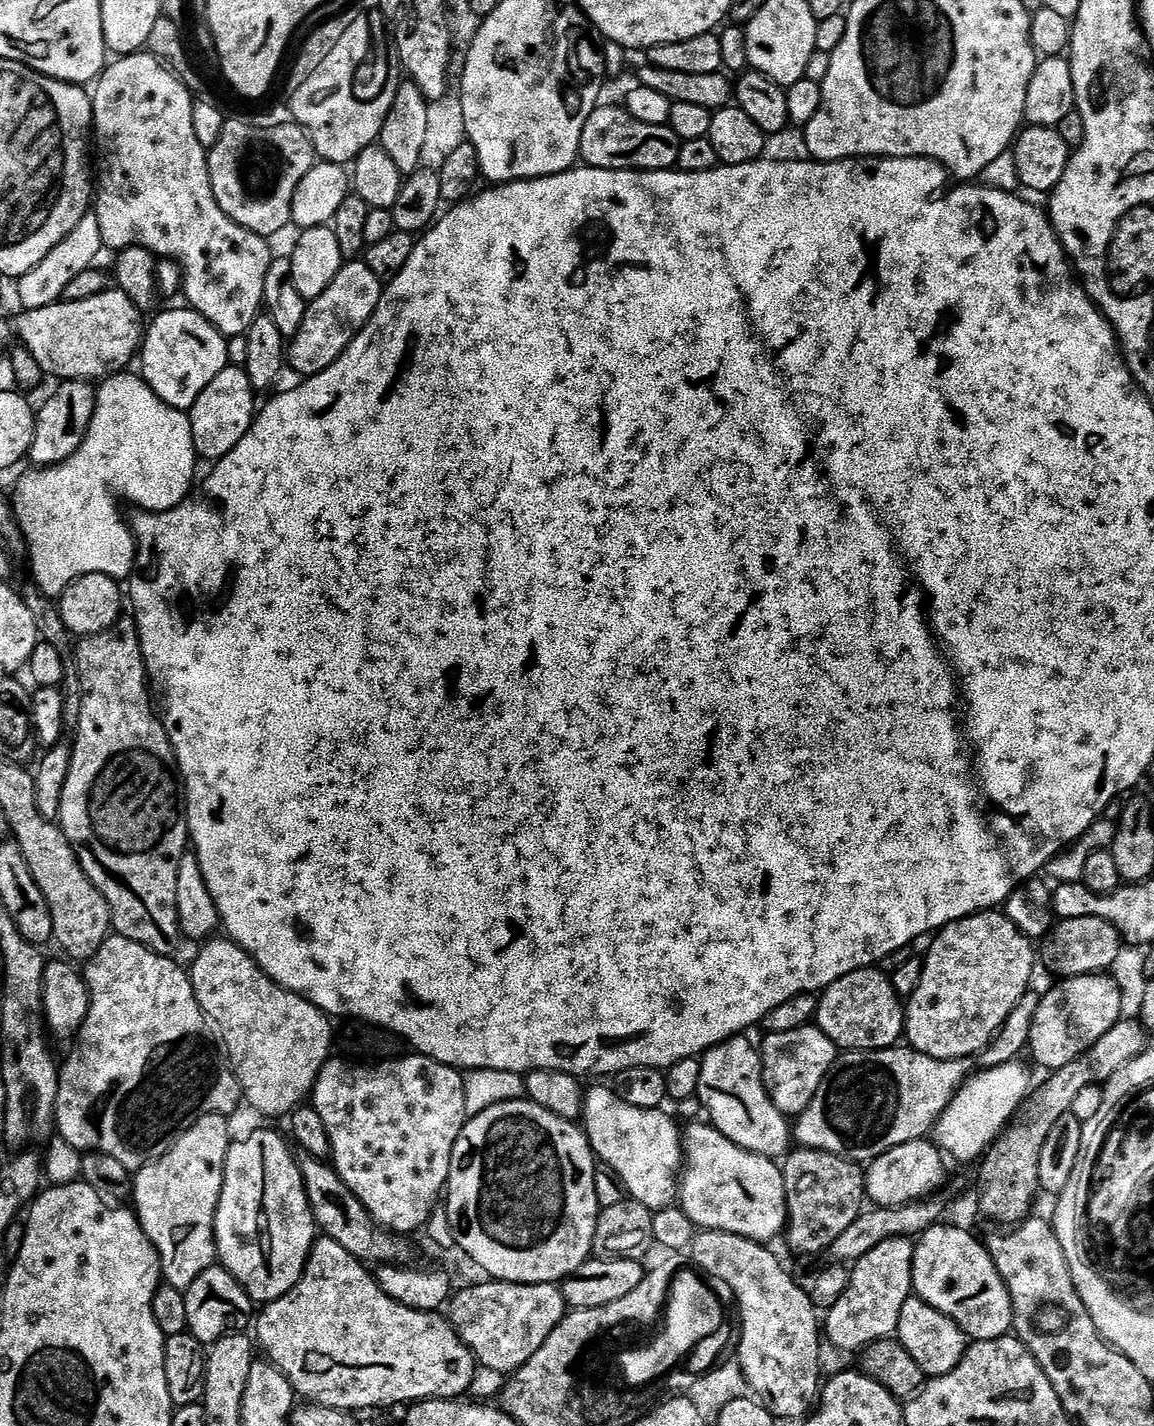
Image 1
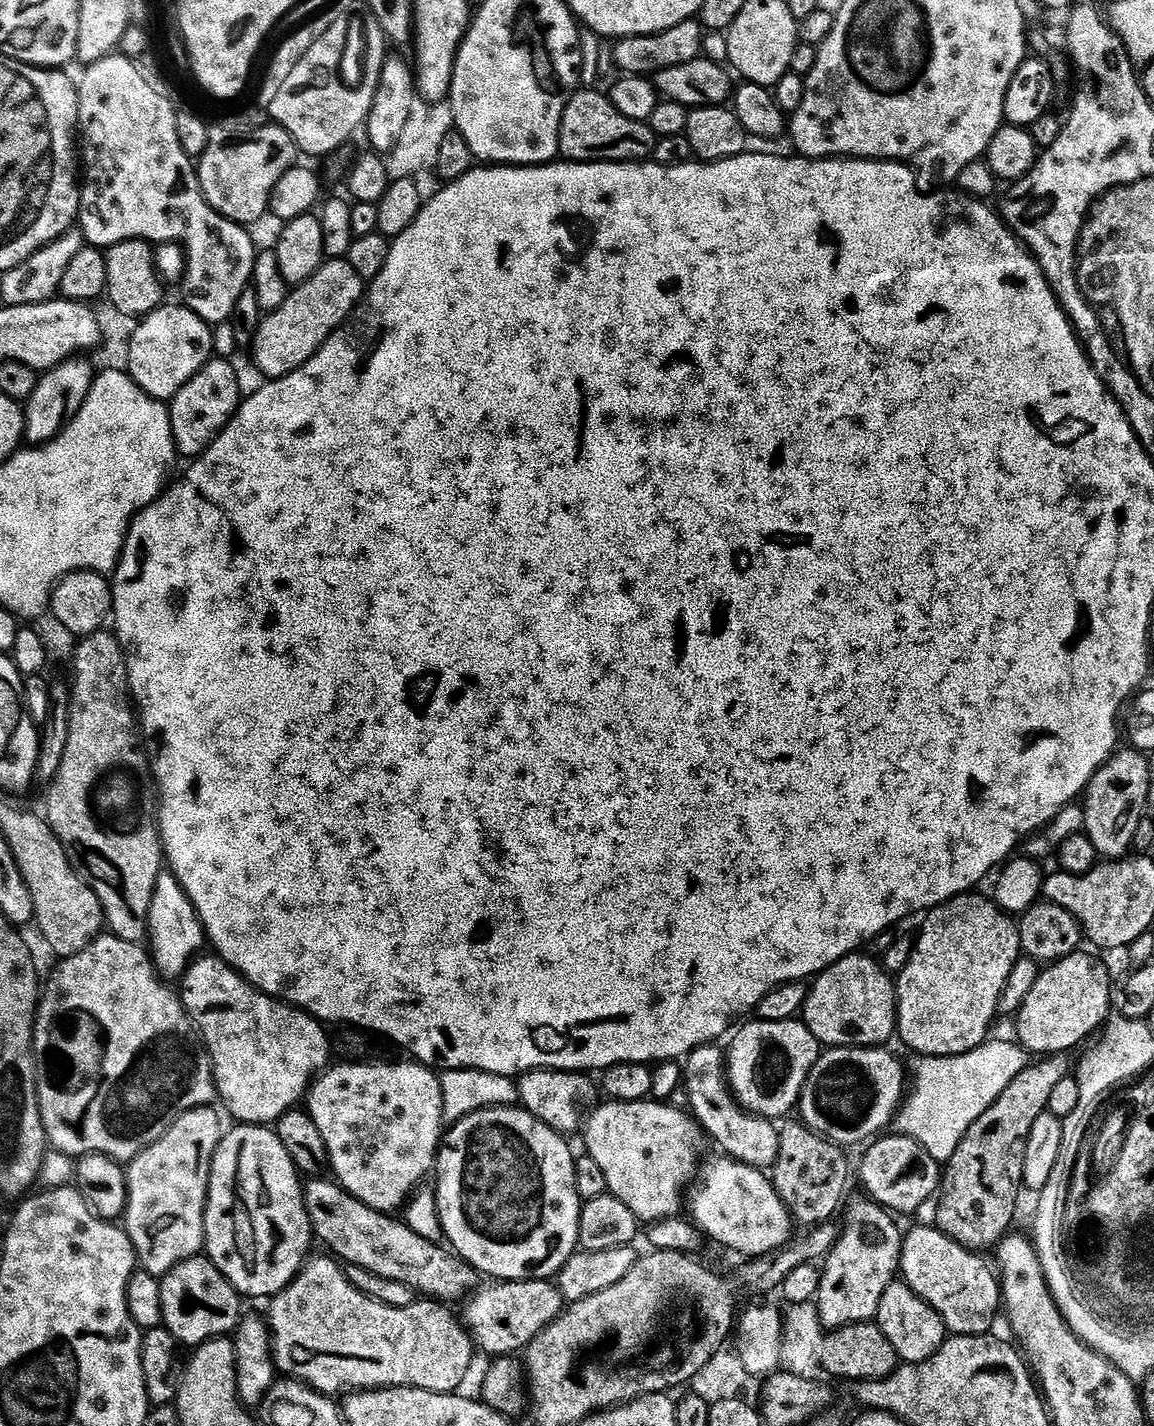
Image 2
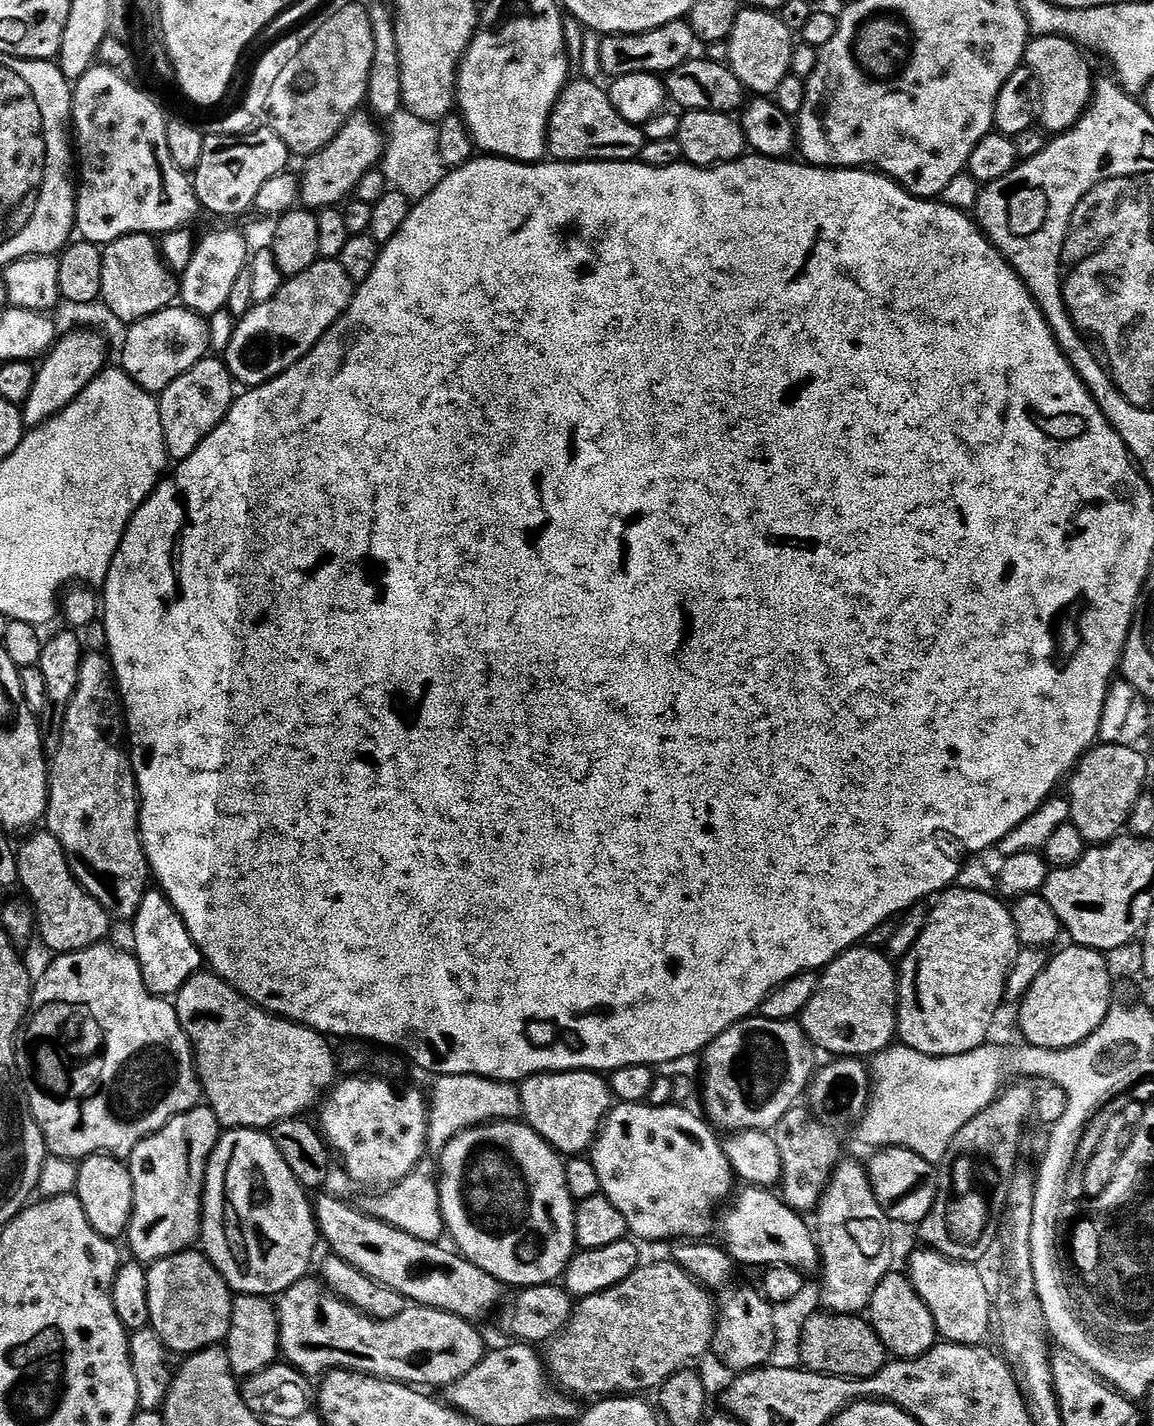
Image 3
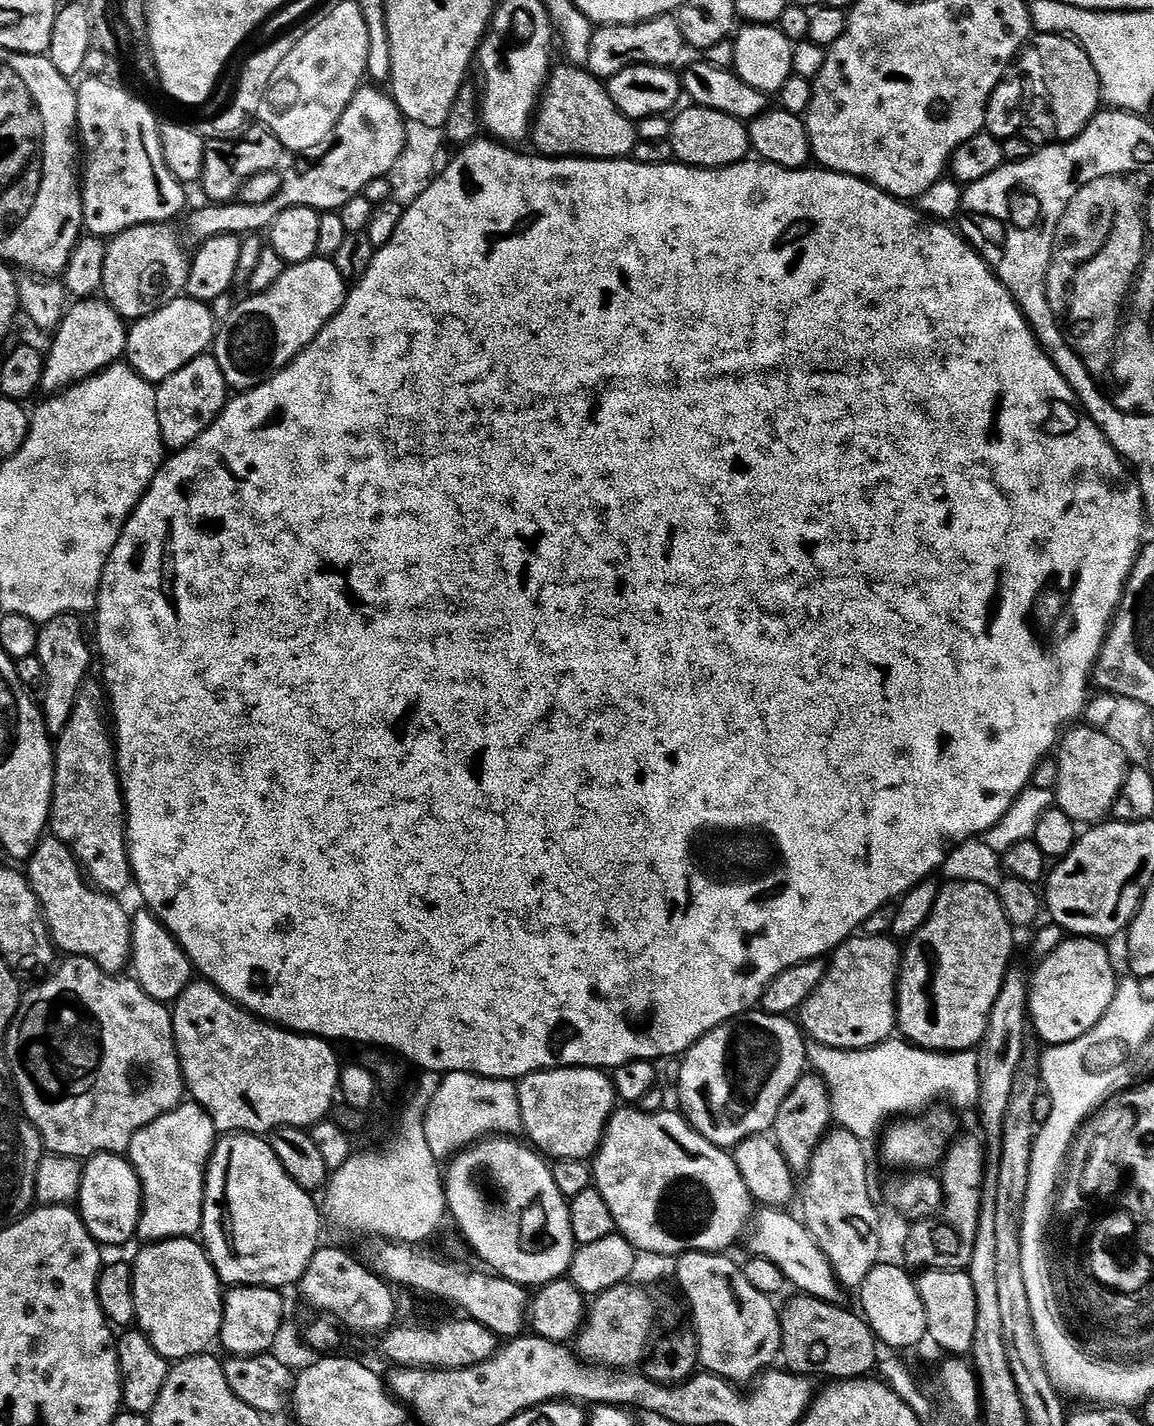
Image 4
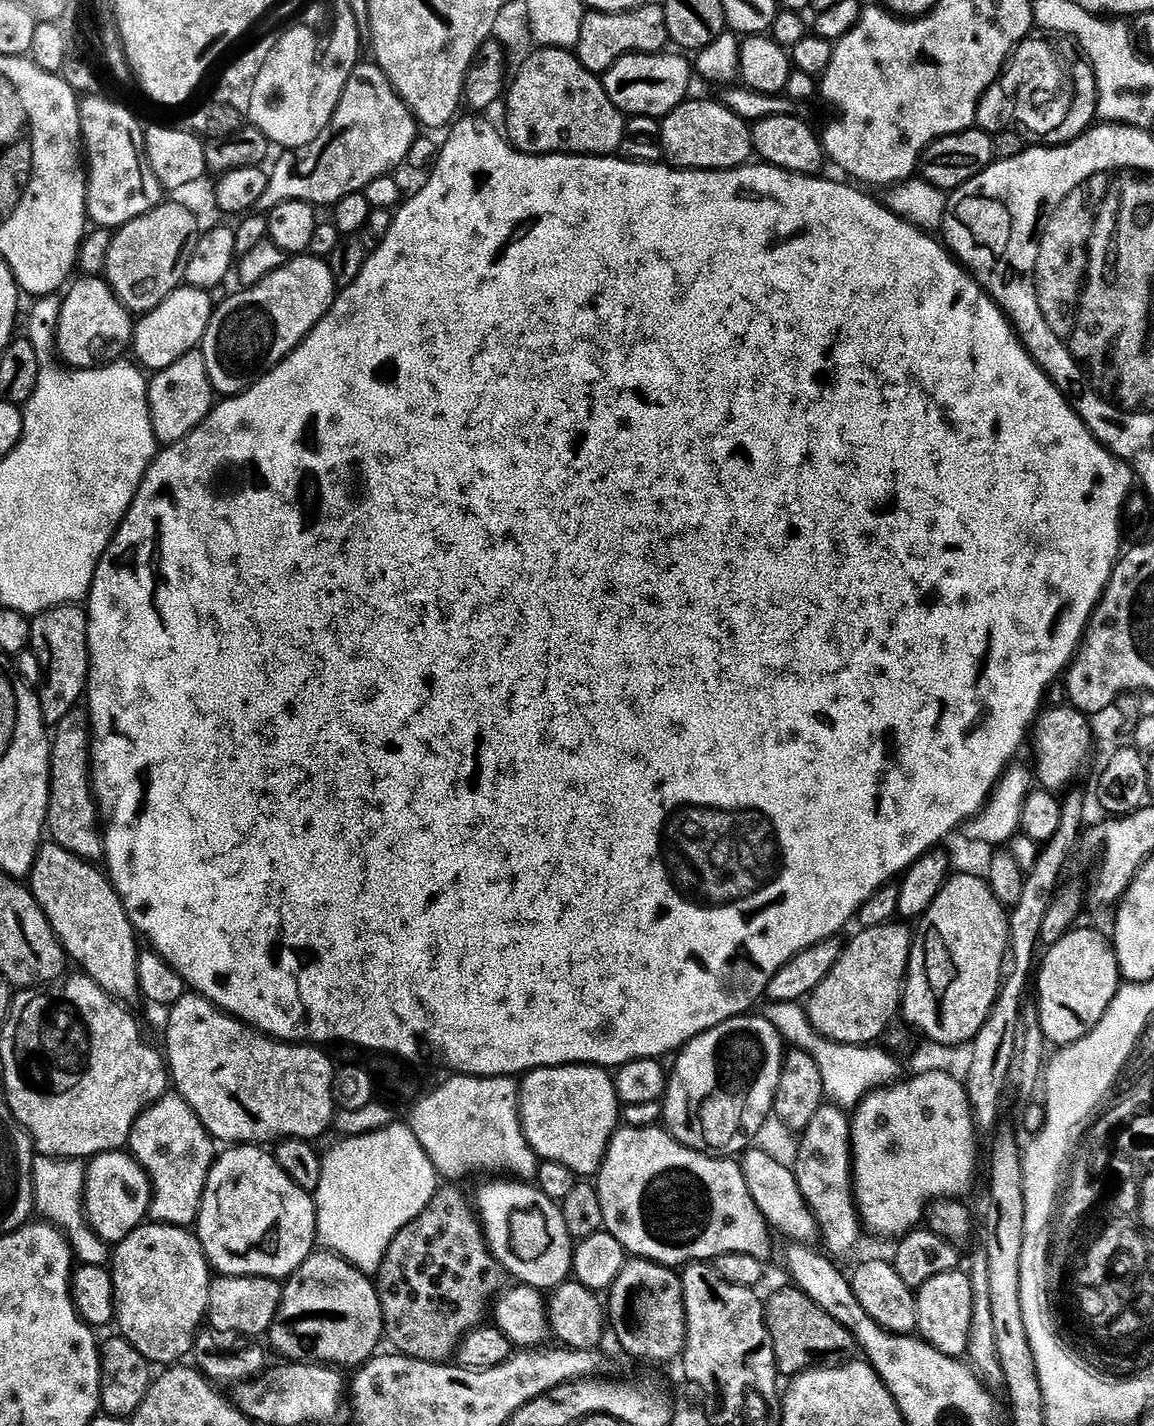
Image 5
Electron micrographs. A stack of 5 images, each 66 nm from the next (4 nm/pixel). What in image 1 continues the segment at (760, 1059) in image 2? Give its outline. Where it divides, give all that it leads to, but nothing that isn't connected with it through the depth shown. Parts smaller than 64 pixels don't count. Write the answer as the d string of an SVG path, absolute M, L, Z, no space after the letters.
M797 1026L785 1032L769 1031L767 1033L768 1037L764 1040L764 1058L762 1054L763 1089L770 1097L773 1106L779 1110L779 1112L785 1114L791 1113L791 1108L794 1107L793 1109L795 1109L797 1105L801 1103L802 1095L800 1096L800 1092L805 1091L804 1093L807 1093L809 1091L814 1077L832 1063L838 1052L836 1045L830 1042L830 1038L826 1038L826 1034L822 1034L820 1028L815 1026L809 1026L809 1028L804 1027L805 1026Z

